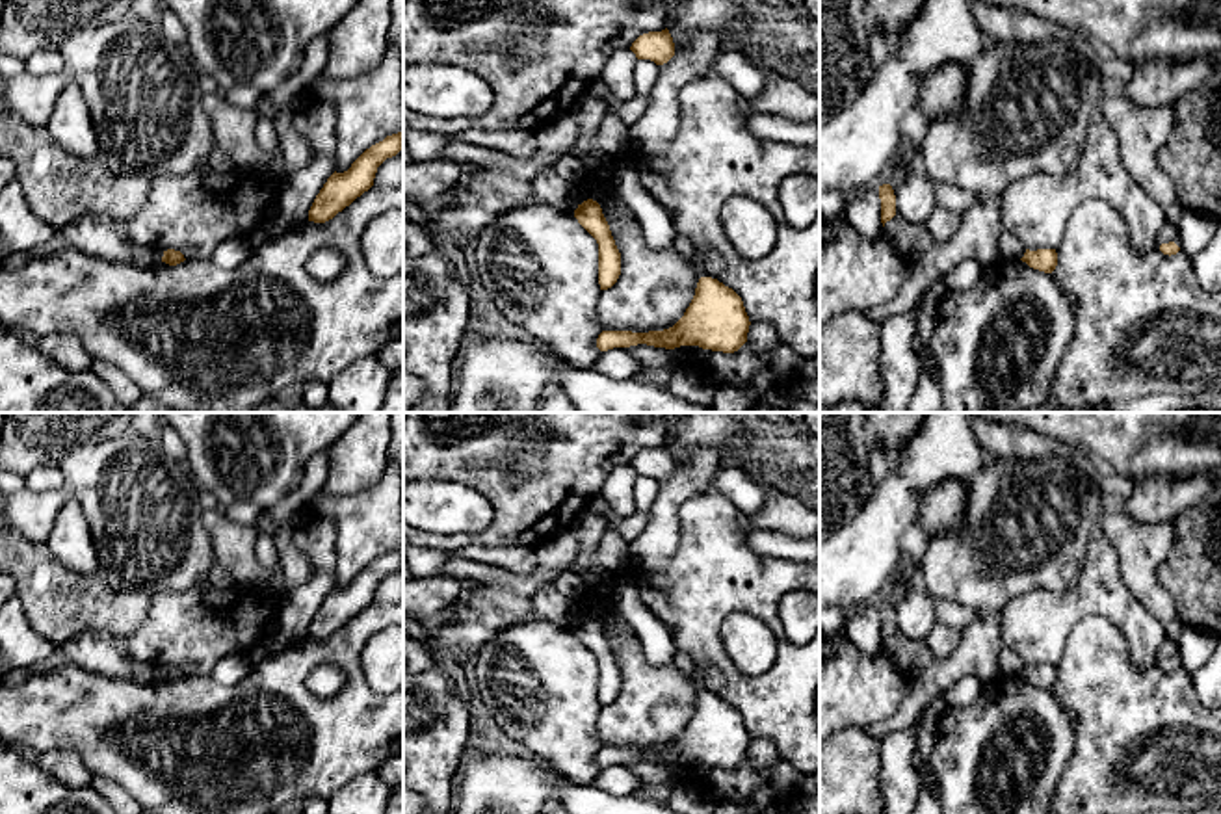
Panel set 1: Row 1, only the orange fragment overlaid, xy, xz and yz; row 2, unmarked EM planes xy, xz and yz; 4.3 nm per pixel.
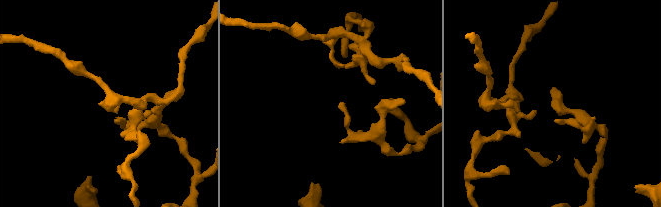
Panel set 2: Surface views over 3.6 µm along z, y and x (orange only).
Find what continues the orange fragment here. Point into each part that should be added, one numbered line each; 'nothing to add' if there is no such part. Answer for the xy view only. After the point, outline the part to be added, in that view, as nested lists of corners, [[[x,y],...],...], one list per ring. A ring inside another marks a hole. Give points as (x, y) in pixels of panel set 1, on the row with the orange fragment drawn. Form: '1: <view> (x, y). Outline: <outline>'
nothing to add

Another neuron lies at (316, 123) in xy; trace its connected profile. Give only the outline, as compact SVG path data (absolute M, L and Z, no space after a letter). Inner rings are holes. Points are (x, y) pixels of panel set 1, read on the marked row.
M305 104L294 113L294 128L310 145L314 158L305 169L288 173L277 191L266 221L279 230L309 219L316 195L336 169L336 112L333 104Z

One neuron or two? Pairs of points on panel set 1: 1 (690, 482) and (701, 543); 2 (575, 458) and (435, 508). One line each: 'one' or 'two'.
1: two
2: two

